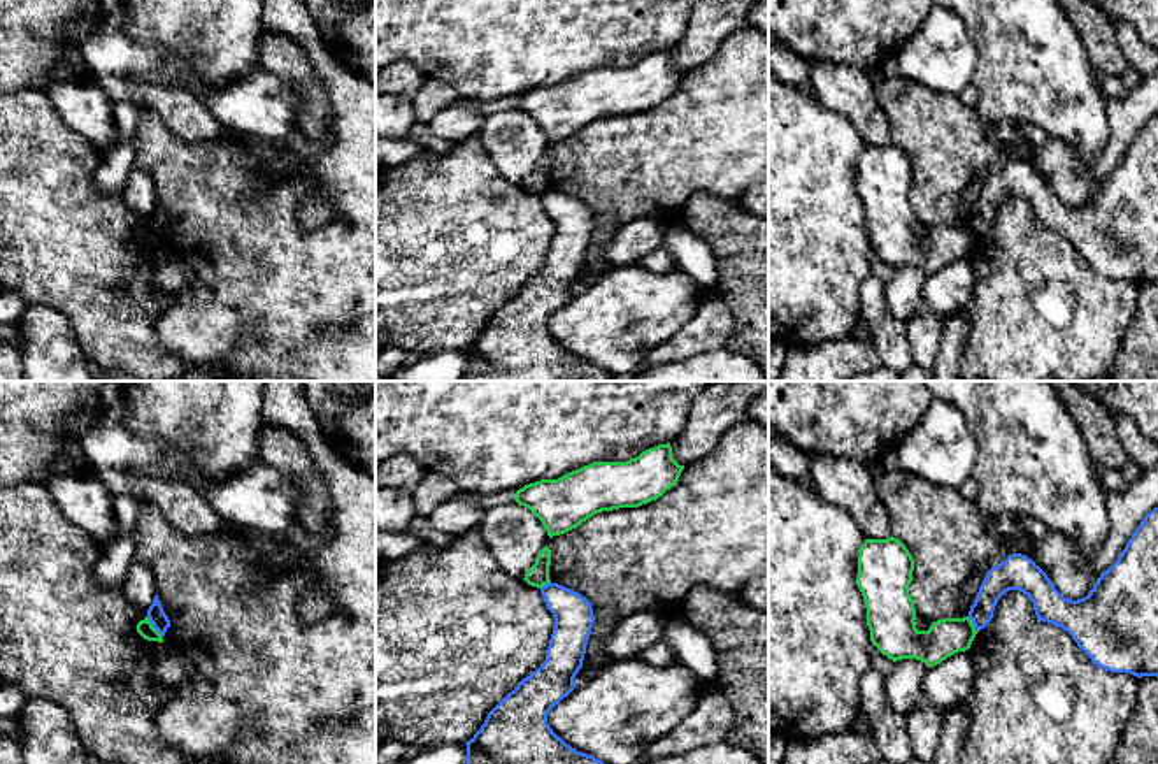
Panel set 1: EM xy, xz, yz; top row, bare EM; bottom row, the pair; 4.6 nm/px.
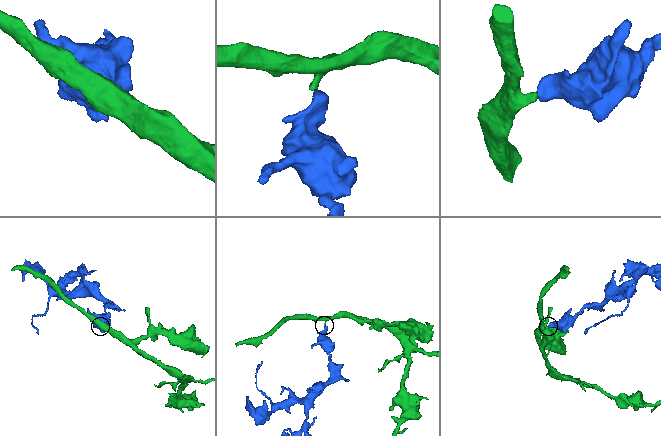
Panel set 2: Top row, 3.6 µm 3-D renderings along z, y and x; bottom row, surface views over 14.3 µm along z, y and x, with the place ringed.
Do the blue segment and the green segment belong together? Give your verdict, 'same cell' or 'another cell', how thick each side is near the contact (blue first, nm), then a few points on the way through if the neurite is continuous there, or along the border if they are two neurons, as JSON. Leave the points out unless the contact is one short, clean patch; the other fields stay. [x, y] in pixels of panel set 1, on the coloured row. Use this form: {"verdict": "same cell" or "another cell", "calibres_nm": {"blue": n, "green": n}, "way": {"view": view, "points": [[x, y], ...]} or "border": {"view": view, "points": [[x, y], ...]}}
{"verdict": "another cell", "calibres_nm": {"blue": 80, "green": 80}, "border": {"view": "xy", "points": [[146, 617], [162, 638]]}}

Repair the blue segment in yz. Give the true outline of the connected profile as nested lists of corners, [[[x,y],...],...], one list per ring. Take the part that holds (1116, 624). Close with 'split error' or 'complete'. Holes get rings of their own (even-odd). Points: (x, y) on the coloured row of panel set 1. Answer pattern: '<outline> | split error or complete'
[[[1158,508],[1144,516],[1118,560],[1100,574],[1090,594],[1077,601],[1065,599],[1032,559],[1021,553],[1009,555],[986,573],[970,606],[969,618],[977,632],[991,622],[998,599],[1009,590],[1023,592],[1033,602],[1037,618],[1067,631],[1095,666],[1111,673],[1130,673],[1137,678],[1158,676]]] | complete

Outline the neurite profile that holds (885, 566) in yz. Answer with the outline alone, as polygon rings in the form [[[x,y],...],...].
[[[865,539],[858,555],[856,585],[867,608],[872,645],[893,662],[916,659],[933,667],[970,648],[977,631],[969,616],[944,618],[928,631],[916,629],[909,594],[914,559],[902,541]]]

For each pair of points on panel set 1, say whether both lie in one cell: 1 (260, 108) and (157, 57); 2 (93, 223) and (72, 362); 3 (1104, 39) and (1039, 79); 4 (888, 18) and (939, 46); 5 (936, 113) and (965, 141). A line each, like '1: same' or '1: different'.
1: same
2: different
3: different
4: different
5: same

